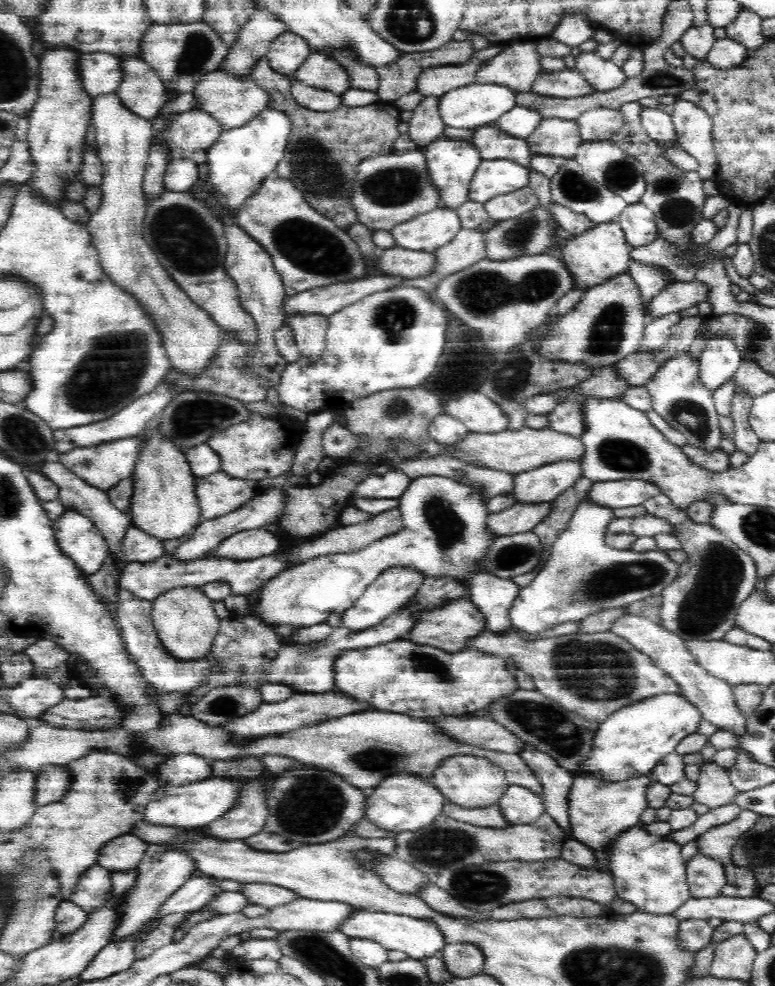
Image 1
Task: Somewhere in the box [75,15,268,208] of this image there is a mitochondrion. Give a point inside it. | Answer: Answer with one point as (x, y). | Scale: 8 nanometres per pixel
(198, 46)

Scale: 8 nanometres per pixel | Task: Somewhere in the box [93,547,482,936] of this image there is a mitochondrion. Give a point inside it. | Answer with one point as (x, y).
(311, 808)

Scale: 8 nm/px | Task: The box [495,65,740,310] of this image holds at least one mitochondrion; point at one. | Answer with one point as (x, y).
(675, 210)

